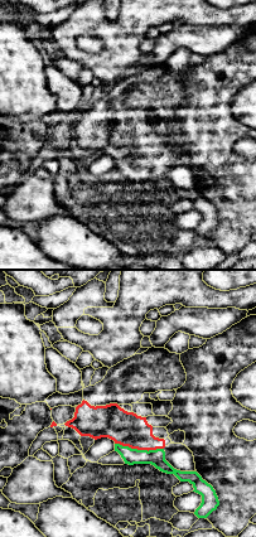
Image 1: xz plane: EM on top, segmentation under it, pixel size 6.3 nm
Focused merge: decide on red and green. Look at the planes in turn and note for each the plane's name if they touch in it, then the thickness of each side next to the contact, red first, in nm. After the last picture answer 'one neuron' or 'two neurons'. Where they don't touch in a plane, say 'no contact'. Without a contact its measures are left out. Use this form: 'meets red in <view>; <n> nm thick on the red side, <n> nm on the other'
meets red in xz; 220 nm thick on the red side, 110 nm on the other

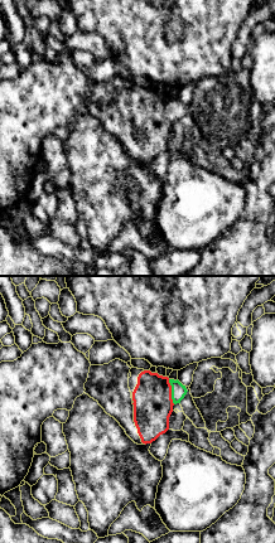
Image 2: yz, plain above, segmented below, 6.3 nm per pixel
meets red in yz; 260 nm thick on the red side, 100 nm on the other

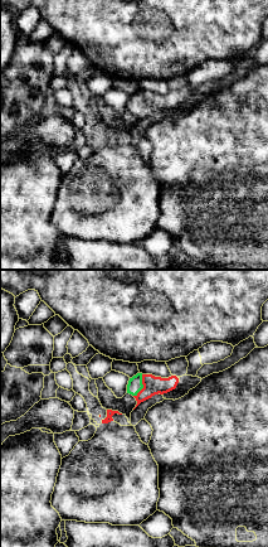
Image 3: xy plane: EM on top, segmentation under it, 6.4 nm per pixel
meets red in xy; 120 nm thick on the red side, 100 nm on the other

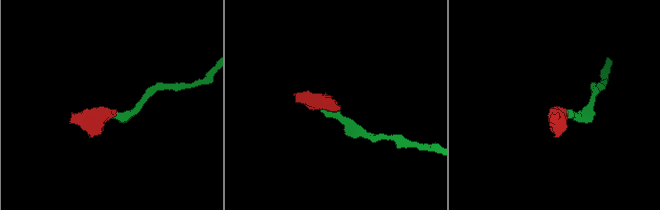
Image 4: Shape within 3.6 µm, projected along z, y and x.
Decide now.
one neuron

